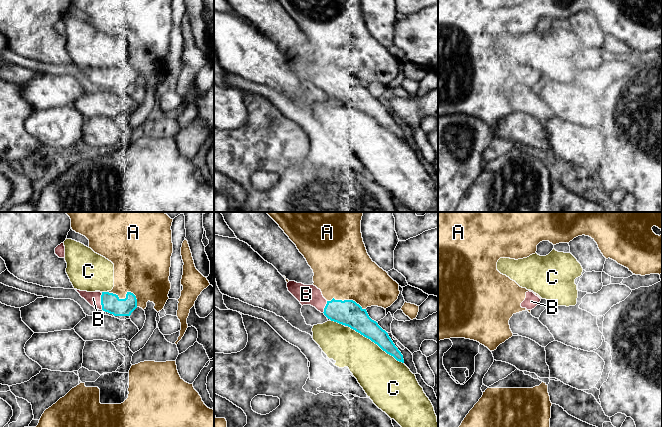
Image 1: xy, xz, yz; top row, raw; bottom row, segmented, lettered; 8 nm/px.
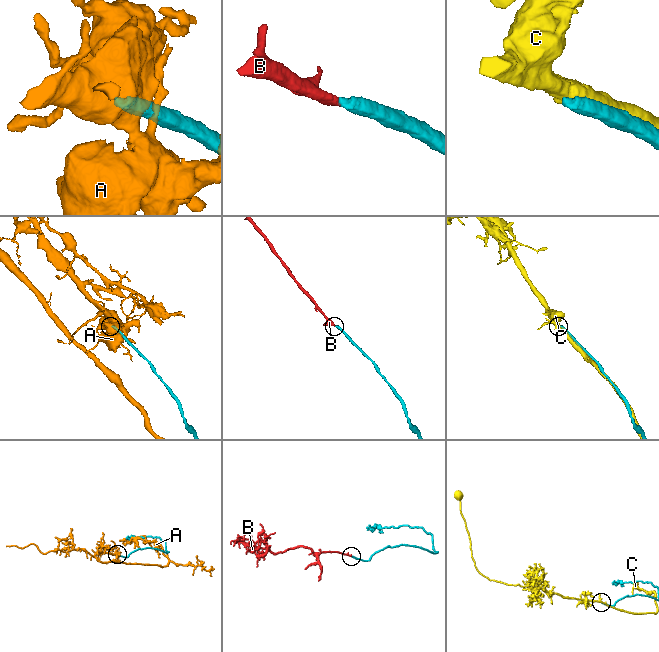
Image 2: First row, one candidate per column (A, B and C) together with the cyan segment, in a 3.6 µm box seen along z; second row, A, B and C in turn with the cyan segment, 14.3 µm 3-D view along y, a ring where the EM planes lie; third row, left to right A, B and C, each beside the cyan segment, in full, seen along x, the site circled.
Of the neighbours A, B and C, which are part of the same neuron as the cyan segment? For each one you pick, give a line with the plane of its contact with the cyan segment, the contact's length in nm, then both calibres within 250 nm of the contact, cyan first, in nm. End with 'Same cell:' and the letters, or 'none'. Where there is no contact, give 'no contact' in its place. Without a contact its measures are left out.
B: xy | 140 nm | 150/110 nm
Same cell: B

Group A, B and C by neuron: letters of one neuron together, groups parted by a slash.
A / B / C

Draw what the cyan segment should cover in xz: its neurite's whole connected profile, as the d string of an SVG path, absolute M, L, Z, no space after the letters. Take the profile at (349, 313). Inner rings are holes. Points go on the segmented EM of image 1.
M295 281L287 283L288 291L303 305L311 305L331 321L350 327L377 344L387 354L404 363L403 355L395 346L388 333L372 320L366 309L353 300L327 301L320 289Z

